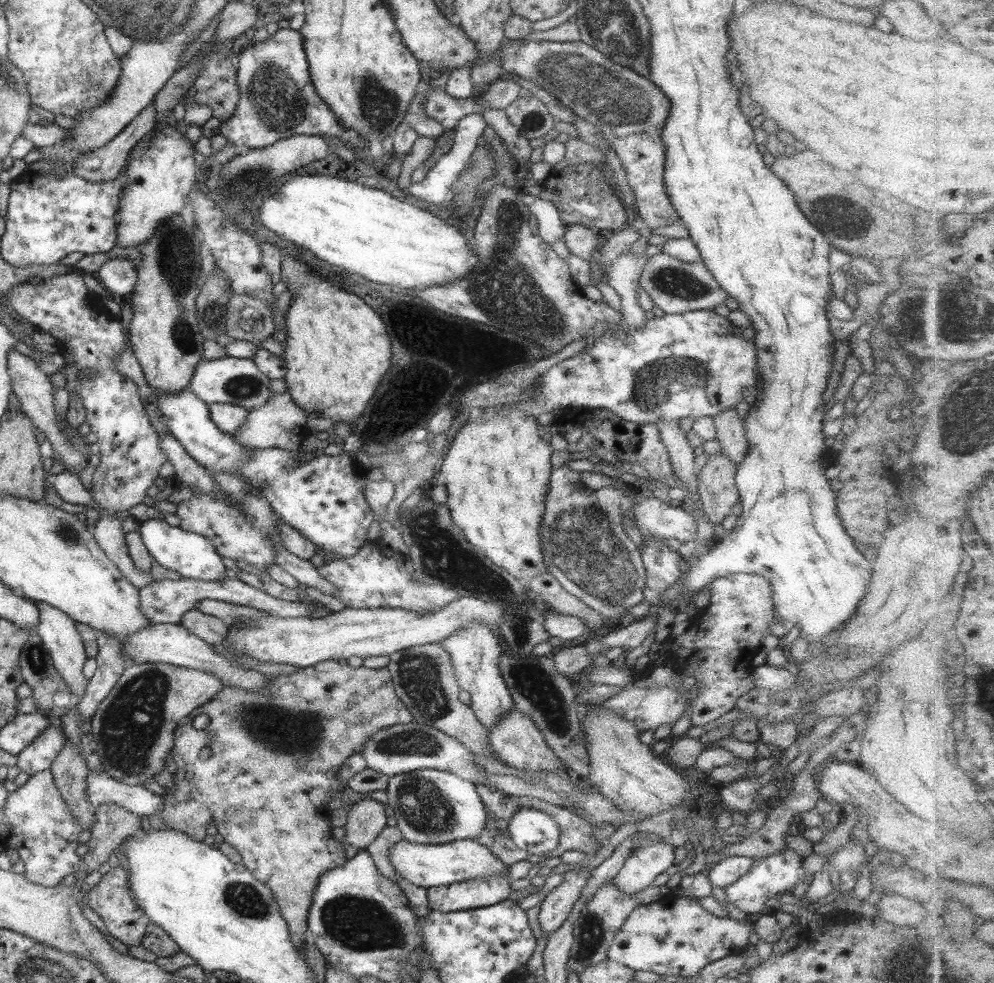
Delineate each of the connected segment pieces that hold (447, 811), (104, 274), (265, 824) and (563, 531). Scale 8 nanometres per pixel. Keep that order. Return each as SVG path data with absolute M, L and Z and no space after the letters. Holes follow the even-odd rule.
M426 769L390 777L385 802L396 815L403 839L416 844L472 839L486 827L486 808L476 785L447 771Z
M110 258L98 270L98 276L108 292L124 296L132 293L136 287L138 280L136 268L133 261Z
M332 659L323 660L308 668L300 668L292 674L266 675L266 678L267 684L265 684L265 688L258 692L238 688L237 686L226 686L212 699L195 708L192 714L181 720L174 732L174 747L171 751L176 765L178 765L177 772L173 775L175 786L166 788L168 793L162 796L164 807L162 807L160 814L152 817L142 817L140 831L145 834L146 830L154 831L173 828L174 830L183 831L192 840L203 842L207 840L206 827L213 823L224 837L225 842L231 844L242 857L241 868L247 869L256 880L260 880L275 896L281 915L289 924L289 938L302 952L307 936L306 932L308 932L308 909L312 904L312 895L314 895L314 890L318 886L318 880L320 880L322 874L326 874L331 868L342 866L348 860L348 857L345 857L345 852L342 851L342 848L346 848L346 845L344 842L339 842L332 837L331 830L333 827L330 825L332 811L329 808L329 803L332 798L335 799L339 793L348 788L348 784L344 784L339 780L338 772L340 772L345 759L354 754L362 753L364 744L370 740L373 732L395 724L409 723L413 720L413 716L395 693L395 686L393 685L389 668L386 666L378 670L372 670L364 666L353 668L348 665L347 660ZM198 714L208 714L208 718L210 718L208 726L203 730L197 730L192 727L192 720ZM206 746L213 750L212 757L201 759L200 753Z
M569 465L552 469L549 491L545 500L546 511L539 528L544 562L548 572L554 576L562 588L579 598L592 610L599 612L604 620L624 618L628 616L630 608L644 601L643 592L646 588L646 571L641 553L623 528L625 515L631 513L635 507L635 500L610 485L605 486L602 491L585 488L585 492L582 492L579 490L584 485L581 481L581 473L576 472Z

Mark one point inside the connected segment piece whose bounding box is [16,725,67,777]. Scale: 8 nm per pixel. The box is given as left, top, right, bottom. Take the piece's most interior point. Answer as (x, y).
(39, 756)

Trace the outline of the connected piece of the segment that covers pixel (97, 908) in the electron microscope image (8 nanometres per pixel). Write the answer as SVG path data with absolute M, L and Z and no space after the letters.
M122 864L112 868L108 874L102 876L102 881L96 887L88 890L89 896L86 897L86 903L104 921L108 934L114 934L121 942L140 946L151 920L134 901L129 891L128 876L129 874Z

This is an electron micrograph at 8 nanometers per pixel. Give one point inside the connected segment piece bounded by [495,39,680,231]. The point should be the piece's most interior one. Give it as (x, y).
(629, 109)

